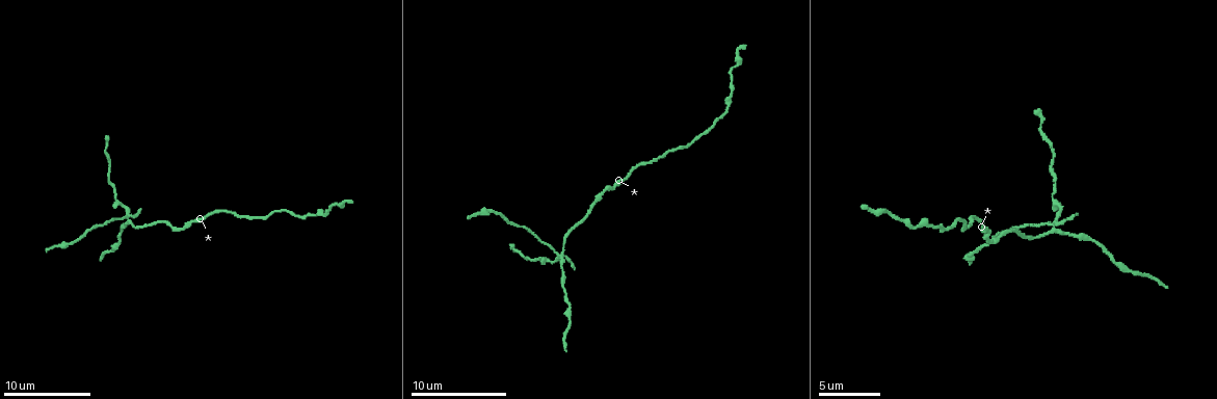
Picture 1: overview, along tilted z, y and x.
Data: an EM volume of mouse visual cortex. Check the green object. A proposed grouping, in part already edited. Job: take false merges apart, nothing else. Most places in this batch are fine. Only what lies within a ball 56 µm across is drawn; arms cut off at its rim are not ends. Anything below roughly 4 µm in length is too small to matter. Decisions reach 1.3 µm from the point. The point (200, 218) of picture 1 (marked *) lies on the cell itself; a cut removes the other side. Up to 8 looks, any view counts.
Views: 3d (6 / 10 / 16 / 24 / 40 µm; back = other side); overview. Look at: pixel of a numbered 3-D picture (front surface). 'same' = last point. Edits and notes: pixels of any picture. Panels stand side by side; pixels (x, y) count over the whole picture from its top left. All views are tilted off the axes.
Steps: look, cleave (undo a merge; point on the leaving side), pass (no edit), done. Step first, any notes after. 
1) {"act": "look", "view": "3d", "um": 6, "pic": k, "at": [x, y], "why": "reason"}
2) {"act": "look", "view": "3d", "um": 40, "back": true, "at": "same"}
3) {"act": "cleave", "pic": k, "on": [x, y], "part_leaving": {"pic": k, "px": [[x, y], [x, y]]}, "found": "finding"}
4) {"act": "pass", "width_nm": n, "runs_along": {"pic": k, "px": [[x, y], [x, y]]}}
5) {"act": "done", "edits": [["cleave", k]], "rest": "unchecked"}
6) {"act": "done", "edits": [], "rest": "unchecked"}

{"act": "look", "view": "3d", "um": 6, "pic": 1, "at": [562, 257], "why": "looks like a crossing"}

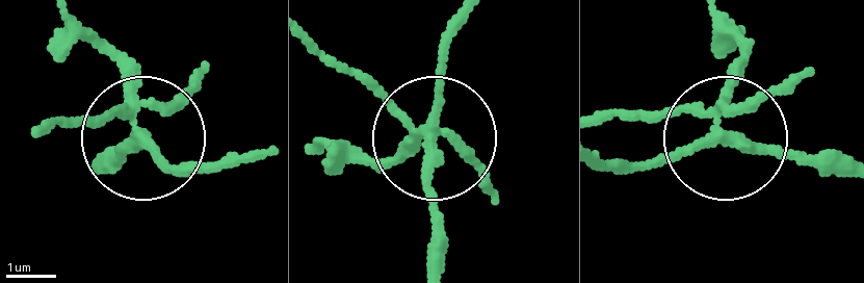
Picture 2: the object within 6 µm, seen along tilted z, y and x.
{"act": "look", "view": "3d", "um": 6, "back": true, "pic": 2, "at": [138, 135]}

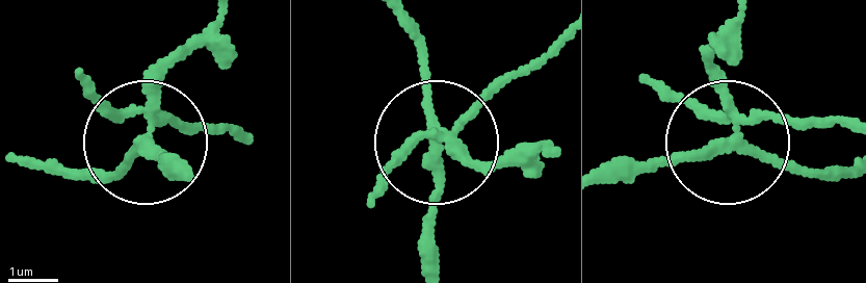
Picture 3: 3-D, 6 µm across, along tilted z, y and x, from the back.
{"act": "cleave", "pic": 3, "on": [186, 125], "side_arm_um": 12, "part_leaving": {"pic": 3, "px": [[145, 113], [238, 130]]}, "found": "a second cell is stuck on"}

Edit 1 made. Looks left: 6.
{"act": "look", "view": "overview"}

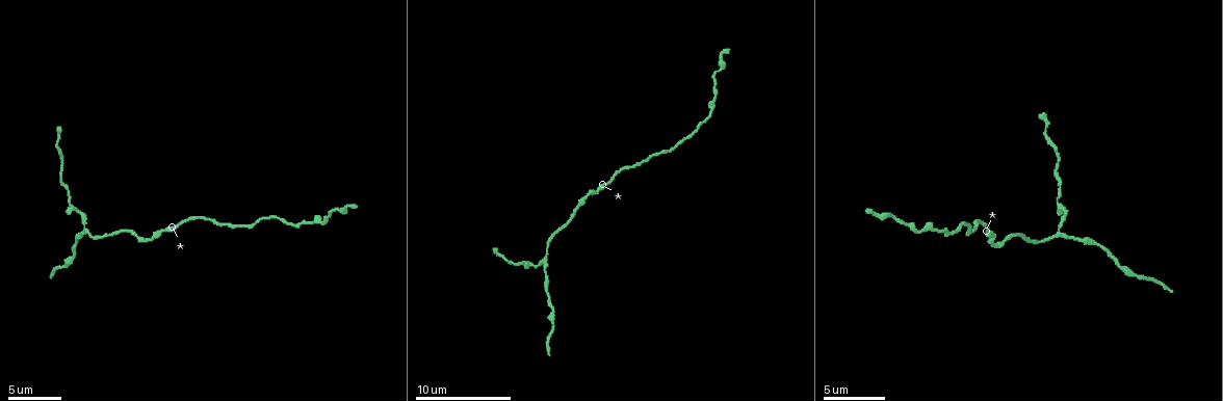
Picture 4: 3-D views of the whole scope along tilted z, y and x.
{"act": "look", "view": "3d", "um": 16, "pic": 4, "at": [549, 305], "why": "sudden change in width"}

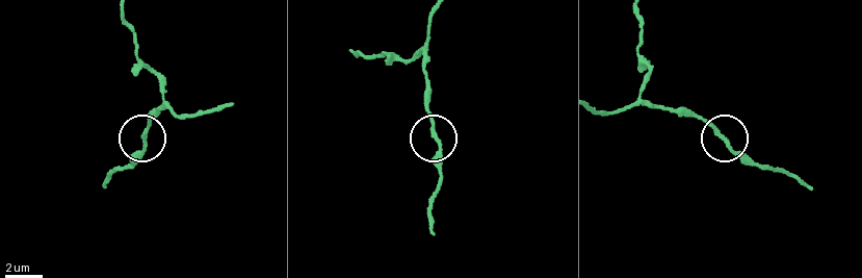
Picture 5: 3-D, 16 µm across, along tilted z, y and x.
{"act": "pass", "runs_along": {"pic": 5, "px": [[435, 11], [427, 29], [427, 95], [442, 175]]}, "found": "one cell here"}

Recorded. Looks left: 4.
{"act": "look", "view": "3d", "um": 10, "pic": 4, "at": [63, 163], "why": "a narrow waist"}

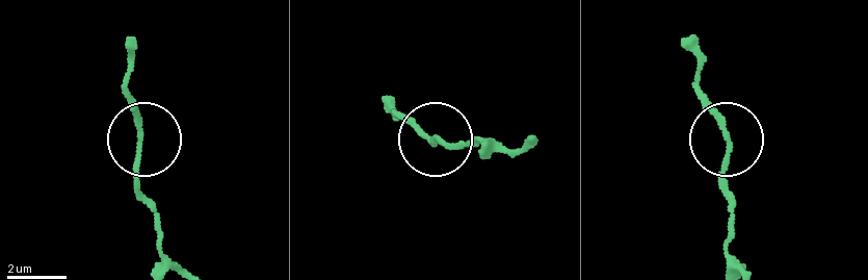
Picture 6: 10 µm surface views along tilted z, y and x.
{"act": "pass", "runs_along": {"pic": 6, "px": [[740, 265], [728, 250], [726, 123], [699, 80]]}, "found": "all the same cell"}

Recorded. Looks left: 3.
{"act": "look", "view": "3d", "um": 6, "pic": 4, "at": [913, 231], "why": "calibre changes"}

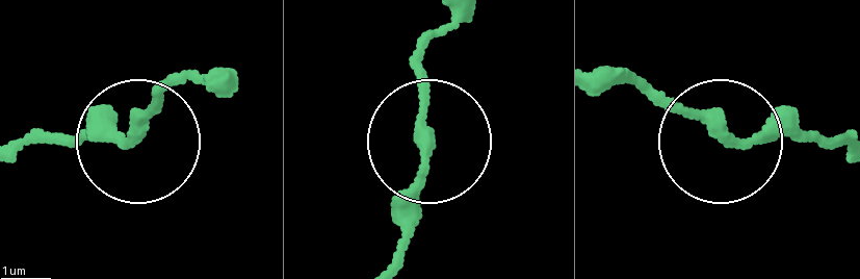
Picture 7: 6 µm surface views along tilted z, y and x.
{"act": "look", "view": "3d", "um": 6, "back": true, "pic": 7, "at": [724, 137], "why": "from behind"}

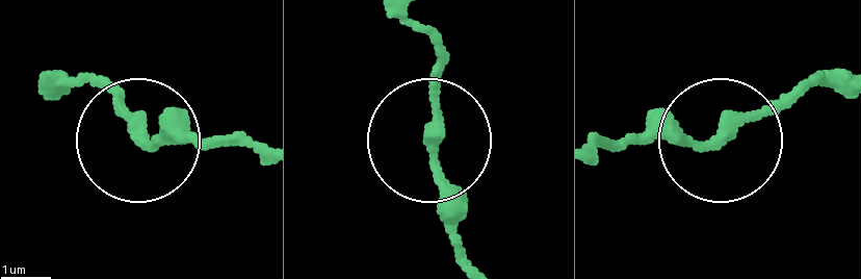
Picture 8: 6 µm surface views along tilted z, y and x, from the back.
{"act": "pass", "found": "continuous, no second cell"}

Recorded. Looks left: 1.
{"act": "done", "edits": [["cleave", 3]], "rest": "unchecked"}

